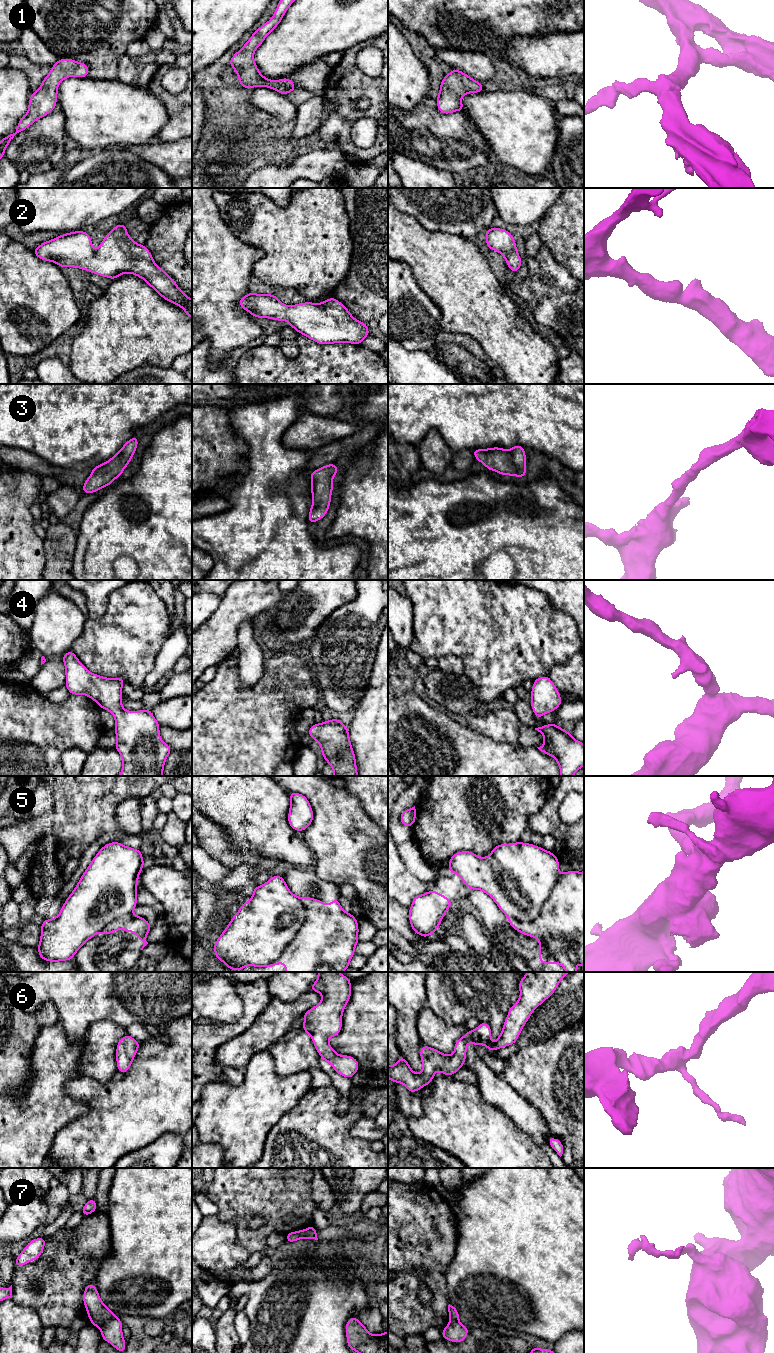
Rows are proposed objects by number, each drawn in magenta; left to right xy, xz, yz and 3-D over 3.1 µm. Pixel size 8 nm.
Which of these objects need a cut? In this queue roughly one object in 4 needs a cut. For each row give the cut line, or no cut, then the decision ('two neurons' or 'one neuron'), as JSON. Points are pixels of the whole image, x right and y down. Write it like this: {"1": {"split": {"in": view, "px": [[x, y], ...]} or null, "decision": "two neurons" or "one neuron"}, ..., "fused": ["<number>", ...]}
{"1": {"split": null, "decision": "one neuron"}, "2": {"split": null, "decision": "one neuron"}, "3": {"split": null, "decision": "one neuron"}, "4": {"split": null, "decision": "one neuron"}, "5": {"split": {"in": "xz", "px": [[300, 897], [305, 910], [303, 923], [284, 950], [265, 965]]}, "decision": "two neurons"}, "6": {"split": null, "decision": "one neuron"}, "7": {"split": {"in": "xy", "px": [[114, 1315], [99, 1327]]}, "decision": "two neurons"}, "fused": ["5", "7"]}

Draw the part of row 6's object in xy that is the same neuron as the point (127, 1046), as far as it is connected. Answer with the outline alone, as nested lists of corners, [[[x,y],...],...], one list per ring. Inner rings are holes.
[[[127,1034],[121,1038],[117,1043],[116,1048],[116,1062],[117,1070],[126,1074],[132,1065],[133,1059],[139,1050],[140,1043],[132,1036]]]

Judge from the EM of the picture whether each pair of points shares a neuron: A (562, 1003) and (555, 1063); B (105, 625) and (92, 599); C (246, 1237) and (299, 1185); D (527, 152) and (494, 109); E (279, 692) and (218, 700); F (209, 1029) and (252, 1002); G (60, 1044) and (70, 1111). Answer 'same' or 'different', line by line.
A: different
B: different
C: same
D: same
E: same
F: same
G: same

